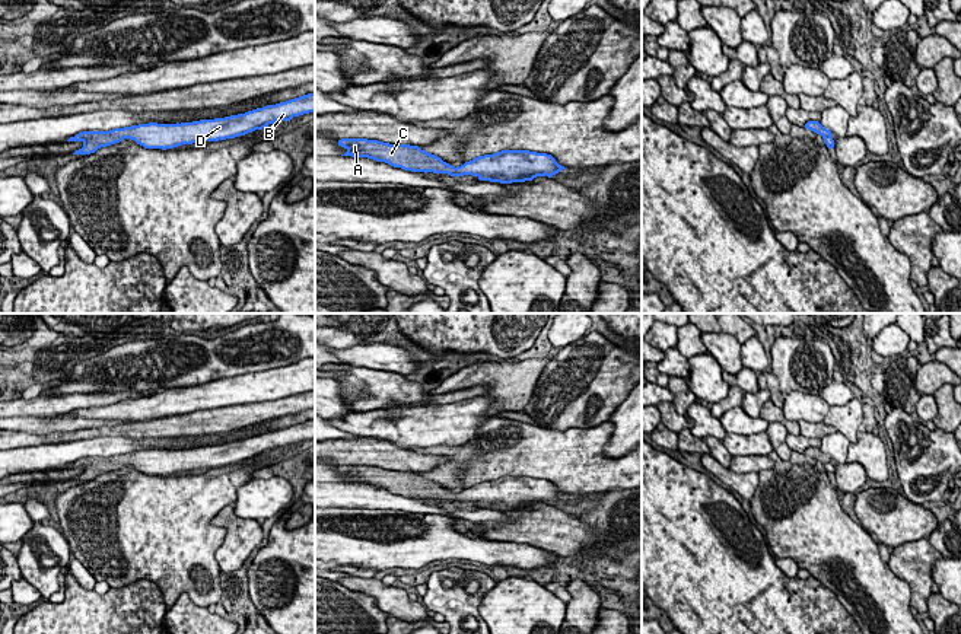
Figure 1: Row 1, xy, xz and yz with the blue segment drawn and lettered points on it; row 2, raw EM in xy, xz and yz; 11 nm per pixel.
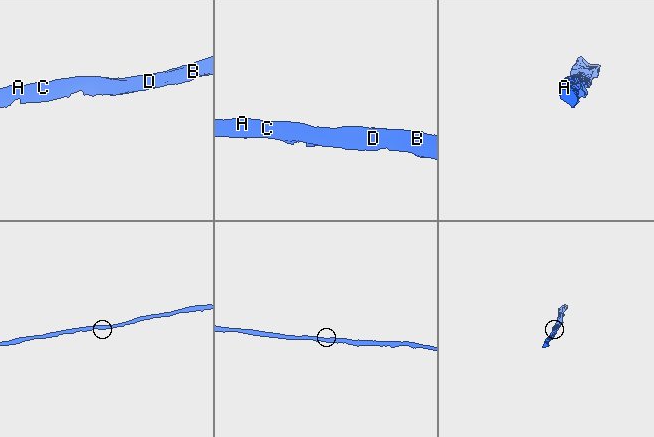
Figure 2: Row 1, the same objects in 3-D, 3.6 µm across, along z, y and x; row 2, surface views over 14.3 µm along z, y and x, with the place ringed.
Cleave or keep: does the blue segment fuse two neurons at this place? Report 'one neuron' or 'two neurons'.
one neuron

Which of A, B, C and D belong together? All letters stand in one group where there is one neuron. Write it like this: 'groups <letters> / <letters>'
groups A B C D

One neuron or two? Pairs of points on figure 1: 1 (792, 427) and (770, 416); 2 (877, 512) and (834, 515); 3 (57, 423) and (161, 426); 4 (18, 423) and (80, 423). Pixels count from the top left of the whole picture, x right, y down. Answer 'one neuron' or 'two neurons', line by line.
1: one neuron
2: two neurons
3: two neurons
4: one neuron

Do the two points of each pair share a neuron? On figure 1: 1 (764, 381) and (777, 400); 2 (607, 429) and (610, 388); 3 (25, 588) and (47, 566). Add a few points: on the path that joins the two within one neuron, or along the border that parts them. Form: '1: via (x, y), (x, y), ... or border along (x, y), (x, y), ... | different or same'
1: via (769, 385), (776, 395) | same
2: border along (608, 419), (595, 426), (573, 427) | different
3: border along (22, 576), (43, 596) | different

